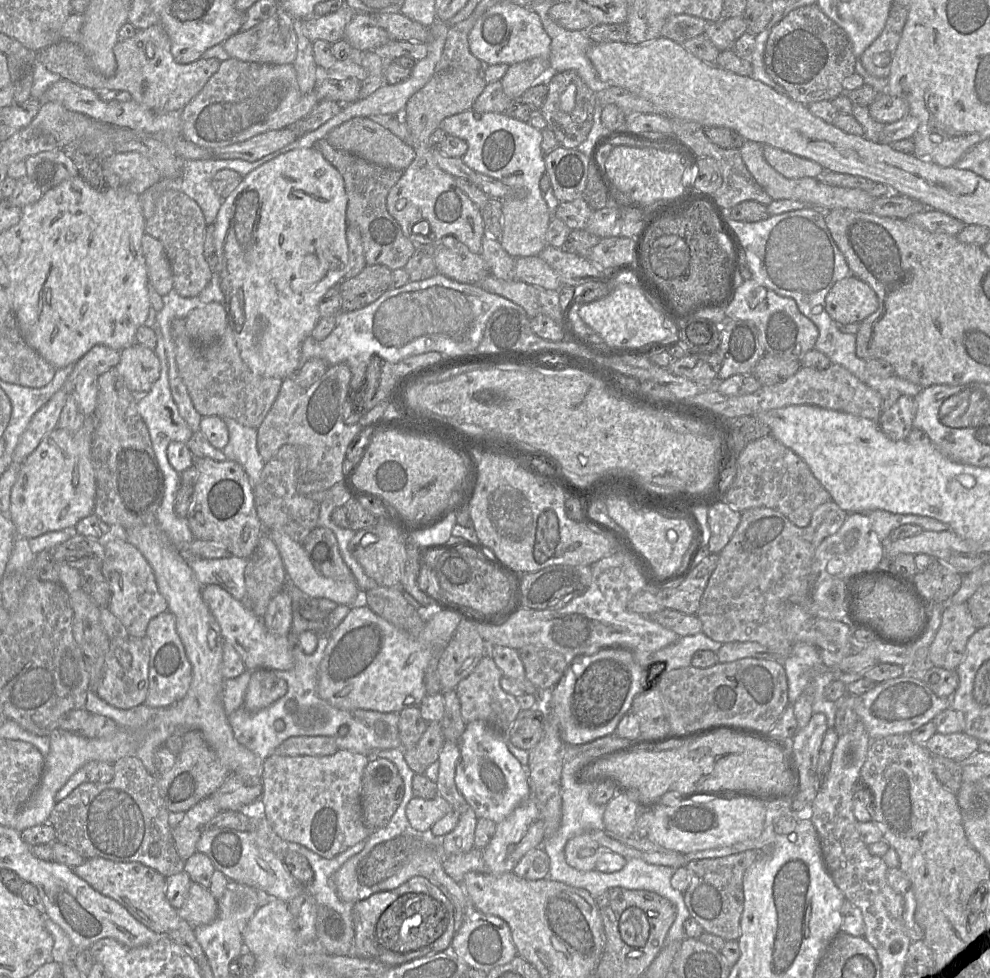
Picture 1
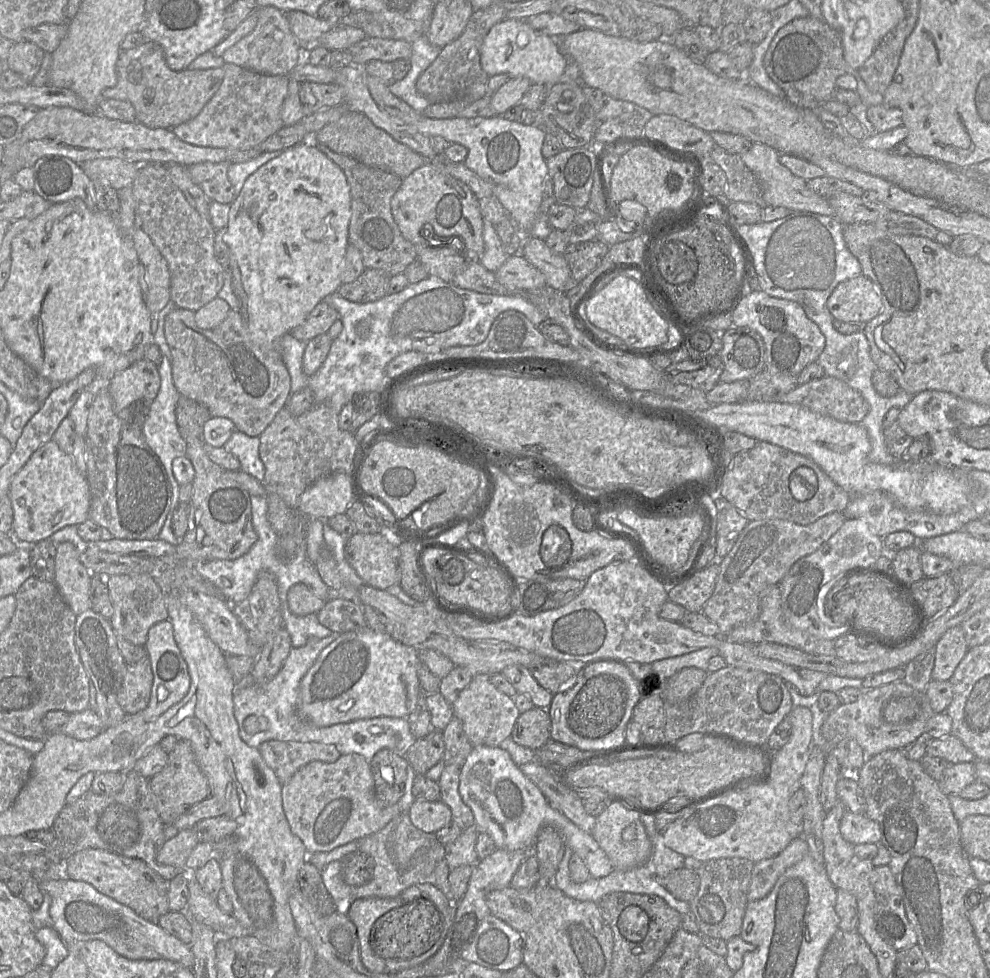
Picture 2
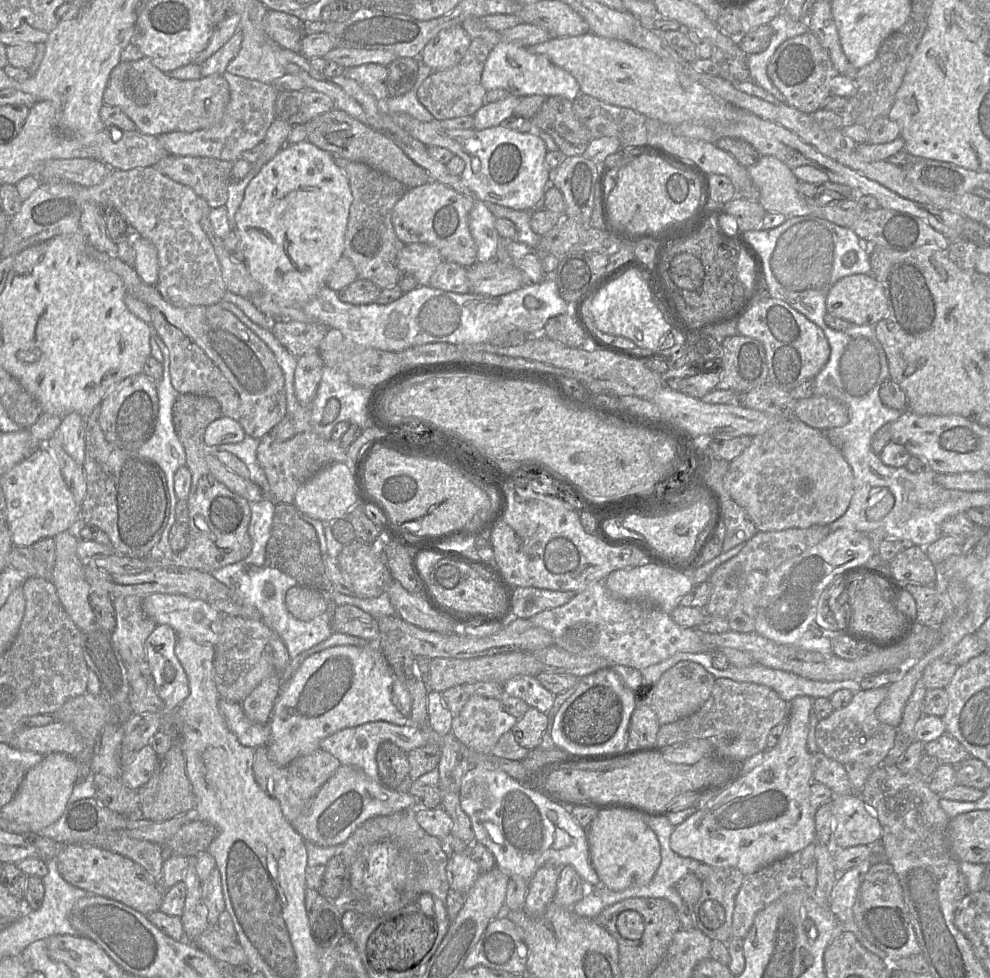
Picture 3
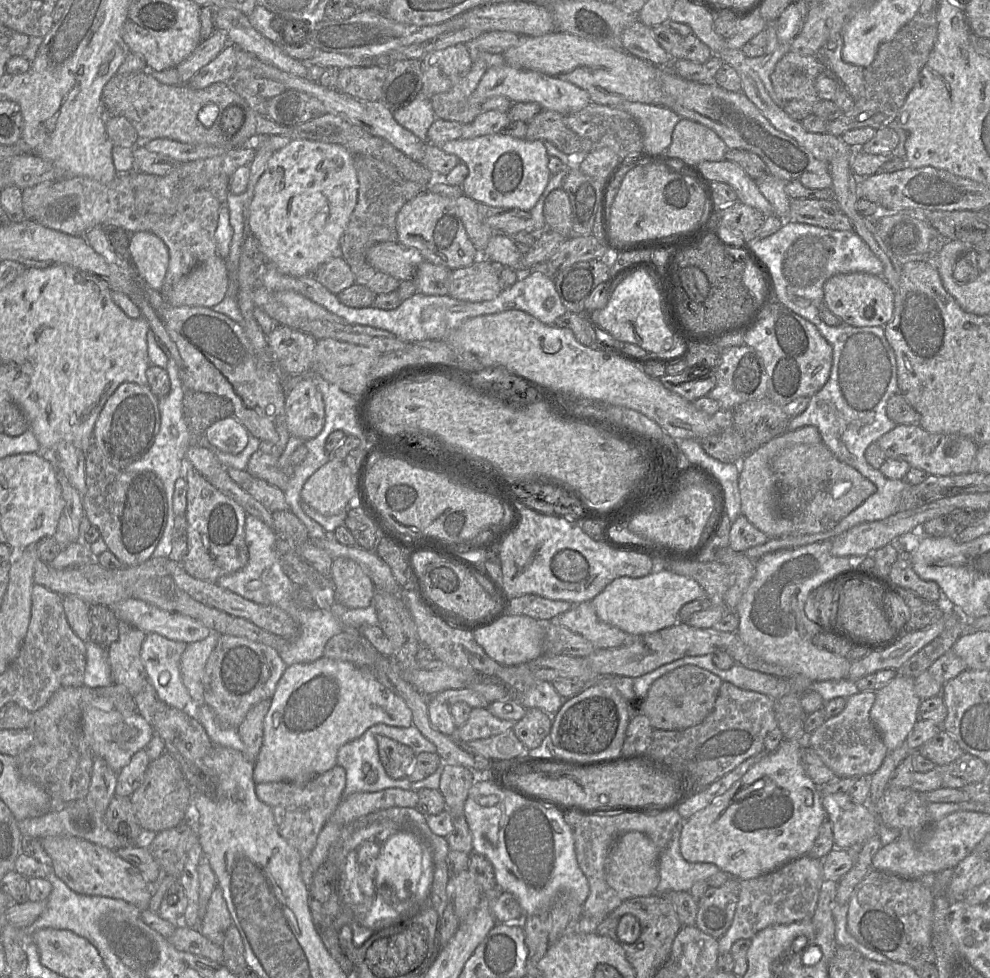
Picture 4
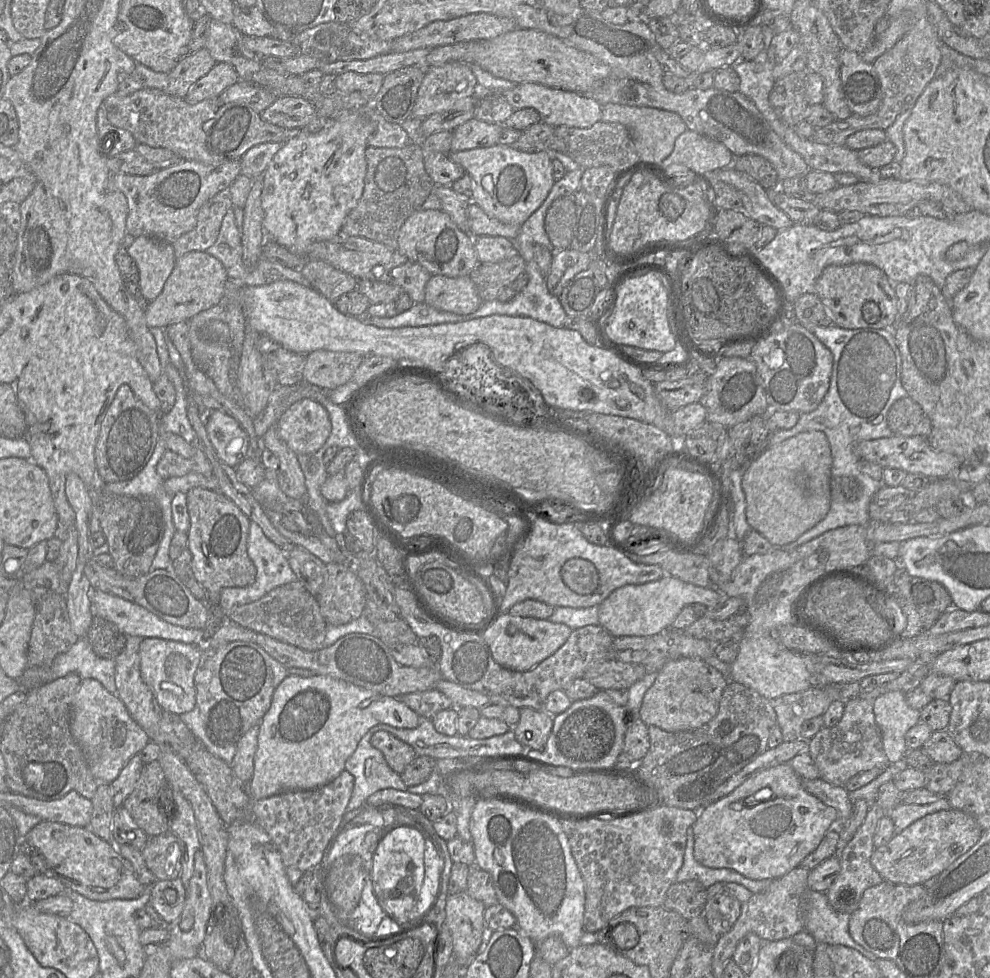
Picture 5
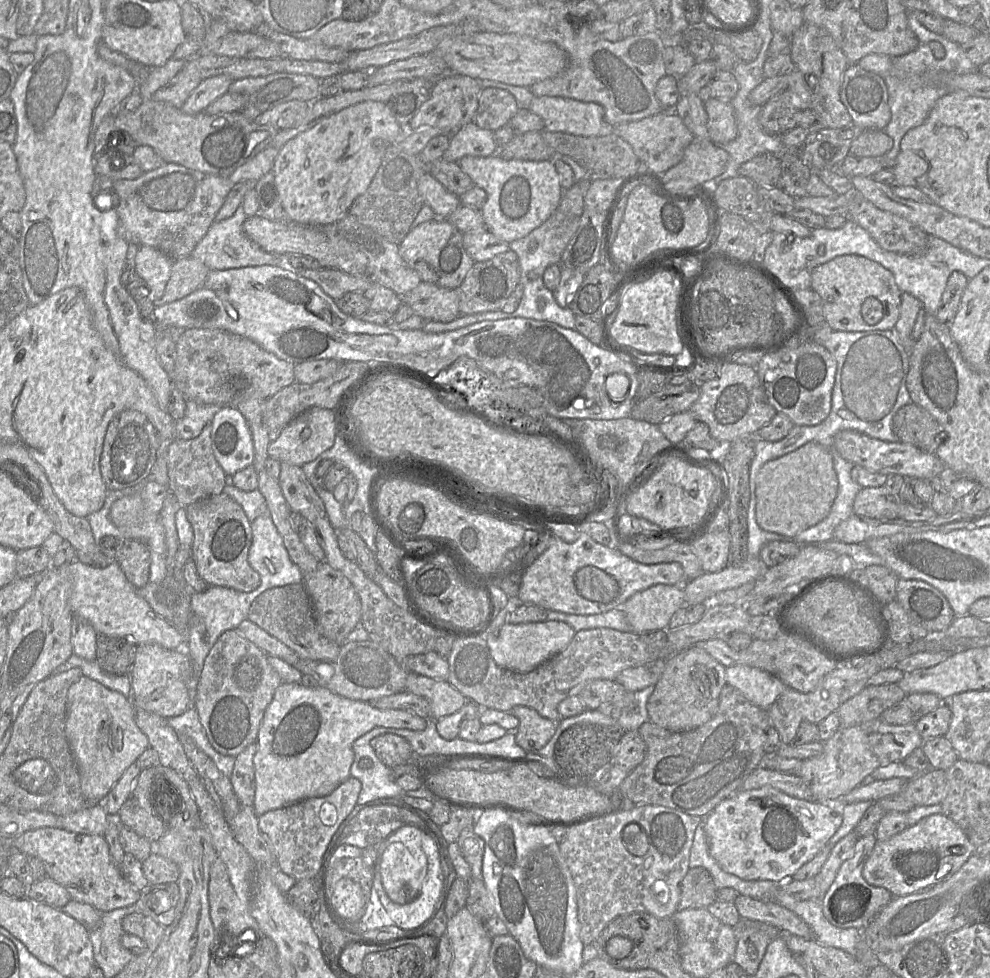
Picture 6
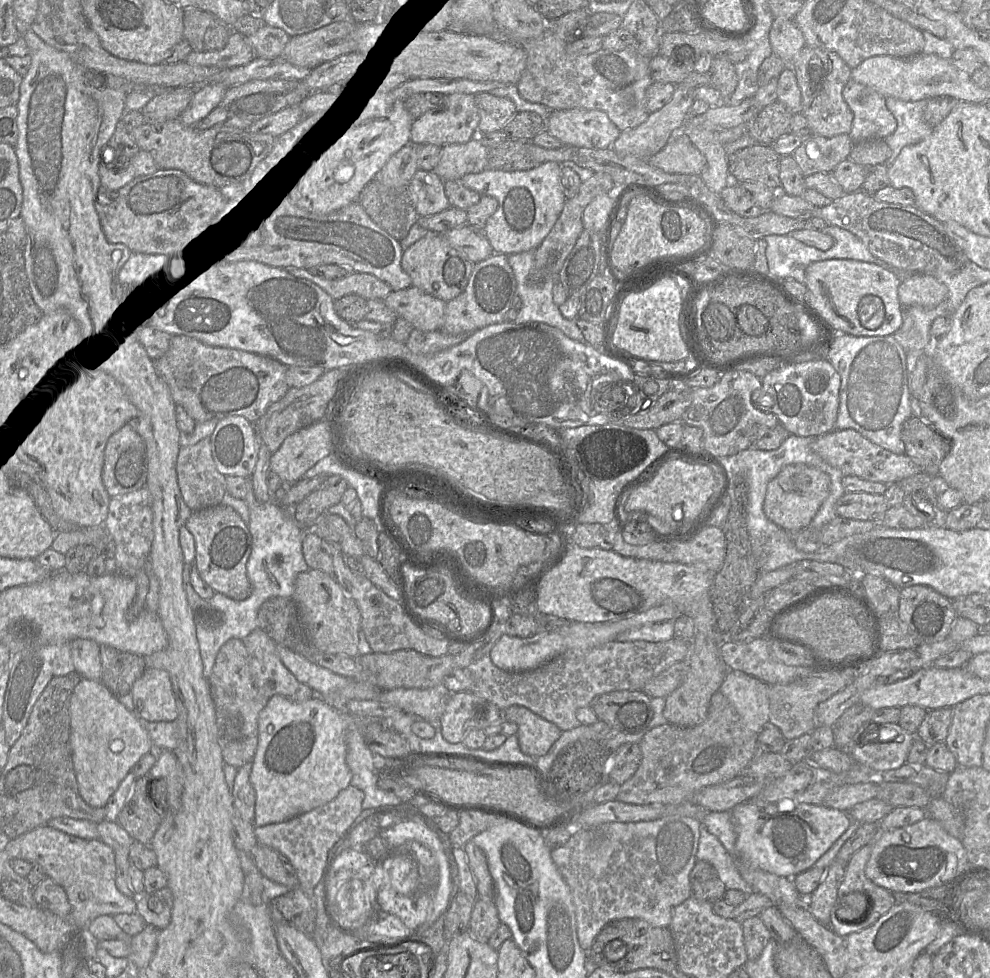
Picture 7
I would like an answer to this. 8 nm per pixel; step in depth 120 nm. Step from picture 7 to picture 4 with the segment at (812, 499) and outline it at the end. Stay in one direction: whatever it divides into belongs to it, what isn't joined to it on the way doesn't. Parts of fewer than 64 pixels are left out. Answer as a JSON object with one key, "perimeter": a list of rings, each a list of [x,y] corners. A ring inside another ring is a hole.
{"perimeter":[[[804,426],[771,439],[754,452],[747,454],[740,462],[738,488],[741,498],[741,512],[748,521],[768,538],[779,538],[794,533],[794,523],[778,509],[777,480],[771,469],[771,460],[783,449],[796,444],[818,444],[821,435],[815,426]]]}

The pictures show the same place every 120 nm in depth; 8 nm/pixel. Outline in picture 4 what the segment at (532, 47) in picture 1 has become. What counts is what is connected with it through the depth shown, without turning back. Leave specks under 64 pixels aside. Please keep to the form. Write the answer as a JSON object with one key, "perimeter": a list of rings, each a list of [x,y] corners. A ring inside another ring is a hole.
{"perimeter":[[[505,63],[487,68],[478,87],[469,97],[469,105],[482,105],[494,96],[504,96],[511,103],[535,102],[542,109],[555,111],[564,117],[582,110],[591,102],[588,92],[568,81],[537,71],[516,69]]]}

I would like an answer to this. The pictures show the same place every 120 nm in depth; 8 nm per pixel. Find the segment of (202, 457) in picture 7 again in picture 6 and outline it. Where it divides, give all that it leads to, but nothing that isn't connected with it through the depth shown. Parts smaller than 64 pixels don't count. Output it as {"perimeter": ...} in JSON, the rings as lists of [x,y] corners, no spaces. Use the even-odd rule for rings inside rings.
{"perimeter":[[[207,423],[195,439],[175,439],[168,447],[169,490],[184,508],[210,496],[221,494],[230,479],[213,454],[211,427],[212,423]]]}

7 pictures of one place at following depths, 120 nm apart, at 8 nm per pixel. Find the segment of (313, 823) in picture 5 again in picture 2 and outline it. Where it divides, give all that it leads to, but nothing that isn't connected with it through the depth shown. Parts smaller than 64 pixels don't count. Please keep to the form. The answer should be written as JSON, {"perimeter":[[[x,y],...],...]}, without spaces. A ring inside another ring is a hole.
{"perimeter":[[[276,741],[262,743],[258,750],[281,784],[311,761],[335,762],[340,753],[332,744],[320,742]]]}

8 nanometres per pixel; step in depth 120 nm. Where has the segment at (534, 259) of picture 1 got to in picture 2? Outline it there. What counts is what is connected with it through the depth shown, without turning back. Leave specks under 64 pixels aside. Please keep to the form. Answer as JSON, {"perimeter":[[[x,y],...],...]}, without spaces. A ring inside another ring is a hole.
{"perimeter":[[[521,253],[509,256],[494,274],[498,282],[510,291],[539,290],[546,286],[543,273]]]}

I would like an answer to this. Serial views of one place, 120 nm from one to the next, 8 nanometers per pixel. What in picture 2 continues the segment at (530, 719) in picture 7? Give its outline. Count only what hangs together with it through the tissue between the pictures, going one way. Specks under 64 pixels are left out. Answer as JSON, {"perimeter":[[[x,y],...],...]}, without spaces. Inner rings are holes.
{"perimeter":[[[533,706],[520,713],[510,737],[517,744],[538,750],[550,739],[550,718],[547,709]]]}

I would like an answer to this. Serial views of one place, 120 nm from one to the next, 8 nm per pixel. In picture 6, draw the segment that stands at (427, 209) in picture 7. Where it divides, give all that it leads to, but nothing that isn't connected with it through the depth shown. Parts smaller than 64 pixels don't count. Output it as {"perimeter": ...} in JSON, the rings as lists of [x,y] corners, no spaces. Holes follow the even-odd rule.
{"perimeter":[[[428,171],[418,181],[418,191],[435,216],[447,218],[461,204],[457,195],[447,191]]]}

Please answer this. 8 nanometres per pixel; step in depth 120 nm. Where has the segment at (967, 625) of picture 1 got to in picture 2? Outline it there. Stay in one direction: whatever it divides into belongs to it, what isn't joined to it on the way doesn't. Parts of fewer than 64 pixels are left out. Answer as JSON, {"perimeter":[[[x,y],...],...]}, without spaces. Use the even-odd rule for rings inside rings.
{"perimeter":[[[961,625],[948,629],[935,646],[932,679],[949,681],[968,651],[965,633]]]}

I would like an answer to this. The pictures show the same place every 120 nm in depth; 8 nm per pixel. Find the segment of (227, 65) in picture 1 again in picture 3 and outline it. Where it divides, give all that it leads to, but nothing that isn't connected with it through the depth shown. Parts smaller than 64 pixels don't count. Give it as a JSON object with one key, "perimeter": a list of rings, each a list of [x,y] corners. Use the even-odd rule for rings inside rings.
{"perimeter":[[[223,73],[229,84],[230,99],[222,119],[211,128],[193,132],[172,131],[158,135],[160,144],[165,150],[176,156],[212,157],[226,161],[236,161],[242,152],[262,142],[274,121],[275,102],[279,94],[271,83],[263,83],[232,74]]]}

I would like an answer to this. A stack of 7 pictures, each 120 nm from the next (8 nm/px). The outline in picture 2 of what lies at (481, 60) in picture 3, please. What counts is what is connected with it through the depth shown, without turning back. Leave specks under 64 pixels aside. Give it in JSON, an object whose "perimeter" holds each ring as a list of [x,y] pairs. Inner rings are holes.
{"perimeter":[[[492,3],[485,9],[474,11],[463,33],[440,50],[436,60],[419,76],[416,89],[430,103],[448,102],[454,99],[477,101],[487,94],[489,76],[480,64],[483,41],[490,29],[505,19],[509,11]]]}

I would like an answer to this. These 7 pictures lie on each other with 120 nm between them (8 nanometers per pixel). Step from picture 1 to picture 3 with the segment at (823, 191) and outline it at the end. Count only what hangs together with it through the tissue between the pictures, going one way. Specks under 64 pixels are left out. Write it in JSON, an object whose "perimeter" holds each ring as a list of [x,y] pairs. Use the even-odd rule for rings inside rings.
{"perimeter":[[[761,156],[759,161],[747,168],[748,174],[757,189],[757,200],[766,212],[775,212],[787,218],[811,215],[807,199],[798,192],[799,180],[793,170],[774,156]]]}

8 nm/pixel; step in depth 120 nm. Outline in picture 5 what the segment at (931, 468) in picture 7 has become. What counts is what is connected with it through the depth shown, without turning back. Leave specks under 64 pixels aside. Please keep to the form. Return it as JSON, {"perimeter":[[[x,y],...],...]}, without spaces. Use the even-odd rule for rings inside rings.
{"perimeter":[[[910,397],[896,400],[887,413],[887,423],[893,435],[928,438],[932,430],[930,418]]]}

